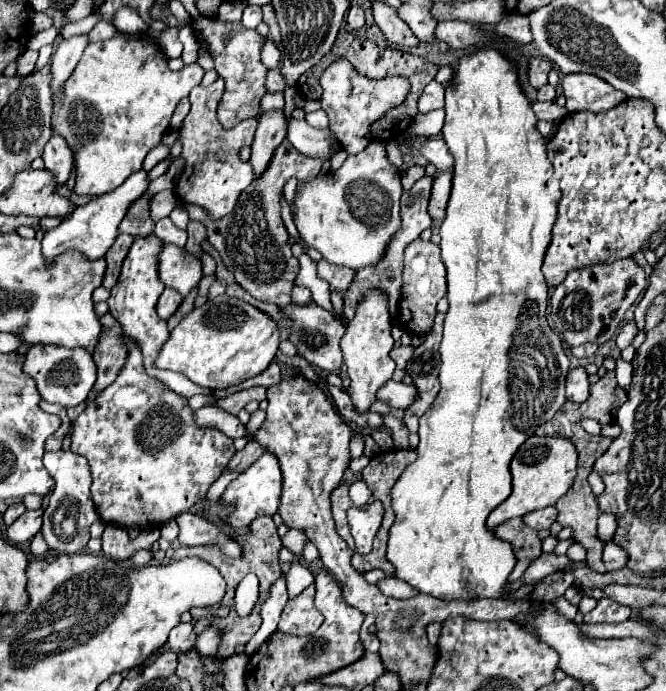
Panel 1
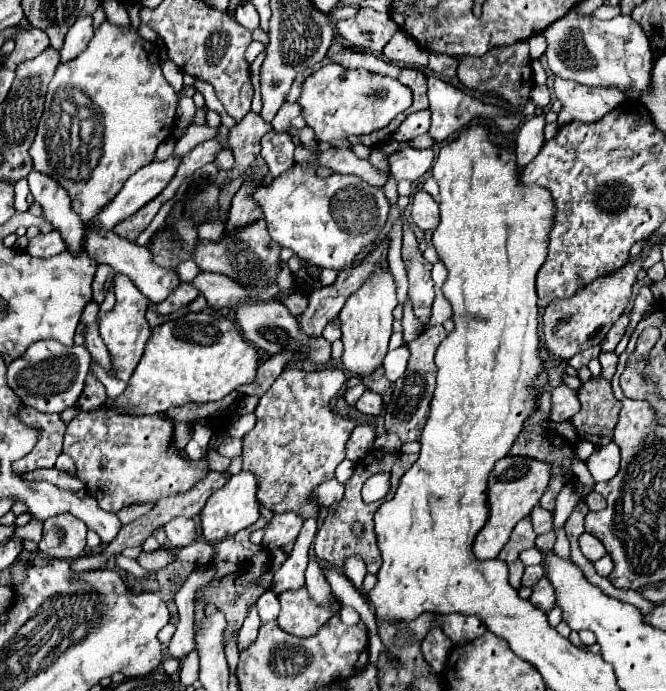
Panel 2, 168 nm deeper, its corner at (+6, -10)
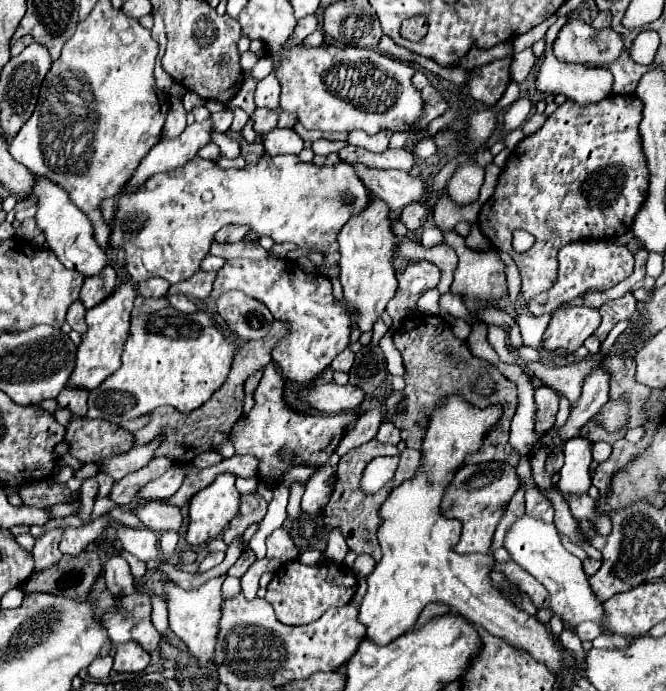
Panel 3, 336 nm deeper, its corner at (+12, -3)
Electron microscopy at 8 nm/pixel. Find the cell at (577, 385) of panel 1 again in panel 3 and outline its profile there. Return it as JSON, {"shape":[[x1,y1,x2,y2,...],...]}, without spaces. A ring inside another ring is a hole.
{"shape":[[538,386,536,388,536,432,548,432,554,426,554,418,558,414,560,406,560,394,550,386]]}

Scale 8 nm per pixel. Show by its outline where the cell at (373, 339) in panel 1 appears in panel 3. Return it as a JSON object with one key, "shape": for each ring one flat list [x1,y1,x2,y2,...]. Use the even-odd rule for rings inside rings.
{"shape":[[372,196,372,204,360,214,348,220,348,224,338,234,340,244,340,282,344,290,344,300,352,304,358,312,358,328,370,332,374,322,386,310,386,304,396,294,396,272,392,268,394,236,390,232,390,208,380,198]]}

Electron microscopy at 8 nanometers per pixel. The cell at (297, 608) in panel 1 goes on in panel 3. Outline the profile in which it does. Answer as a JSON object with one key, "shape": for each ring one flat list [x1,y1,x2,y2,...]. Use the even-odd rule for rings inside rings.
{"shape":[[292,560,276,570,272,582,268,584,266,600,274,606,276,618,282,624,300,626,318,620,328,608,346,606,352,600,354,592,356,592,356,574,352,568,332,562,324,562,322,566,310,568,300,560]]}

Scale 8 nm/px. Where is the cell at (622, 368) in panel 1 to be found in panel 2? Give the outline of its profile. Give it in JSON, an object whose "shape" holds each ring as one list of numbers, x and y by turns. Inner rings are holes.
{"shape":[[612,351,612,353,600,353,600,365,602,365,602,373,600,375,604,377,604,379,612,379,614,377,614,373,616,373,616,365,618,365,618,355]]}

